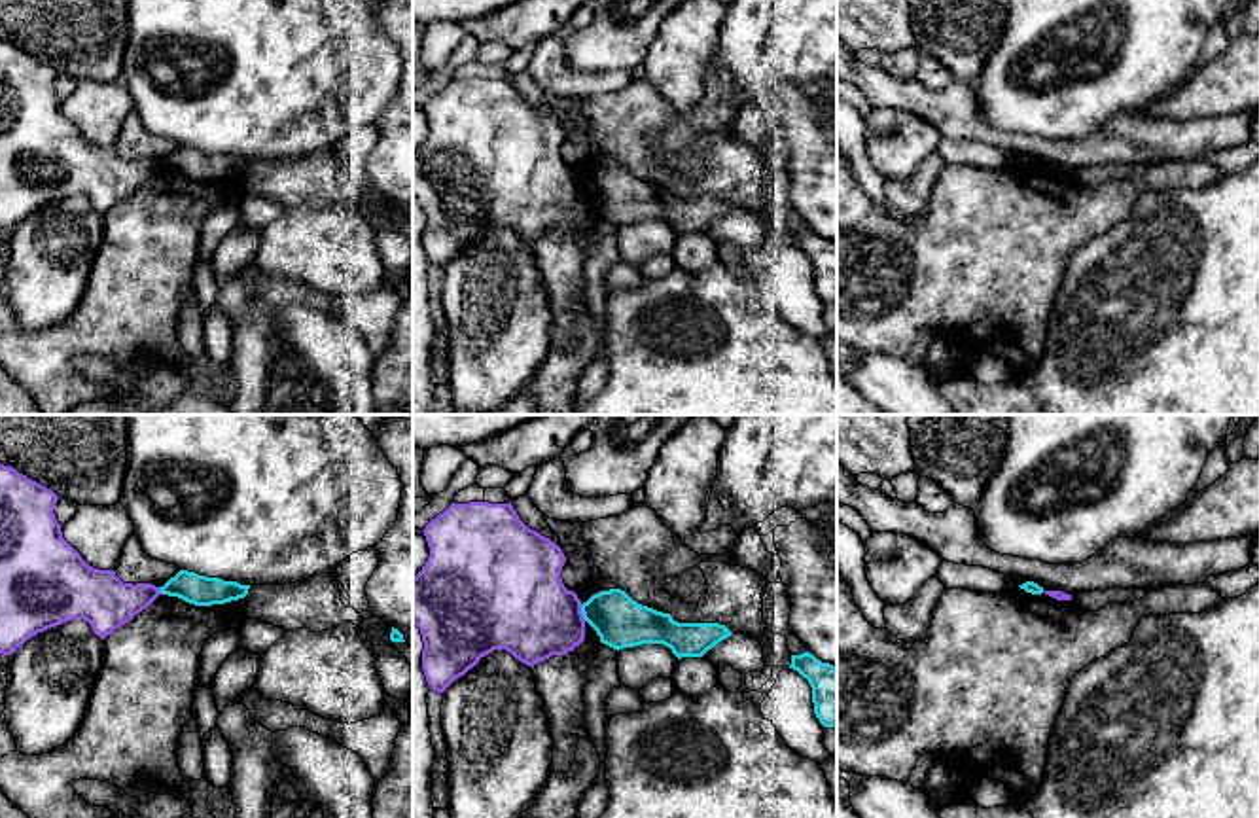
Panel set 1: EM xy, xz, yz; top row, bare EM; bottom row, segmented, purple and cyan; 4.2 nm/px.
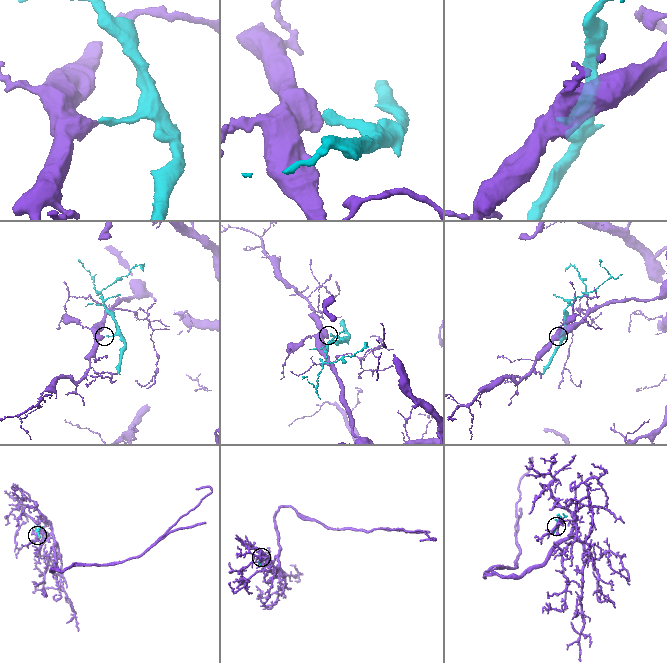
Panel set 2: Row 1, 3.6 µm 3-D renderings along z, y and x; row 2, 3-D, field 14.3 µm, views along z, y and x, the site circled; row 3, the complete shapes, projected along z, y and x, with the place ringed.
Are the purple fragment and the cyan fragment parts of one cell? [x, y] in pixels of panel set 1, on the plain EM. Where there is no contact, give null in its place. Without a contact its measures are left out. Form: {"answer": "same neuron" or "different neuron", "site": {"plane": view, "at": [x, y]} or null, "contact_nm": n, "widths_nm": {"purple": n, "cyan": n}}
{"answer": "different neuron", "site": {"plane": "xz", "at": [580, 188]}, "contact_nm": 80, "widths_nm": {"purple": 400, "cyan": 220}}

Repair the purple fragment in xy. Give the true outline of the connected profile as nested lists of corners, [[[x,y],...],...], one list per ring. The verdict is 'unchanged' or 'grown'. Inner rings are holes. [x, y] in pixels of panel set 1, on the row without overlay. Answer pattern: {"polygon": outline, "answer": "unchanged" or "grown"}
{"polygon": [[[0,40],[0,229],[11,231],[28,214],[83,195],[102,216],[159,170],[151,159],[123,159],[114,146],[89,142],[62,114],[53,83],[59,72],[11,42]]], "answer": "unchanged"}

